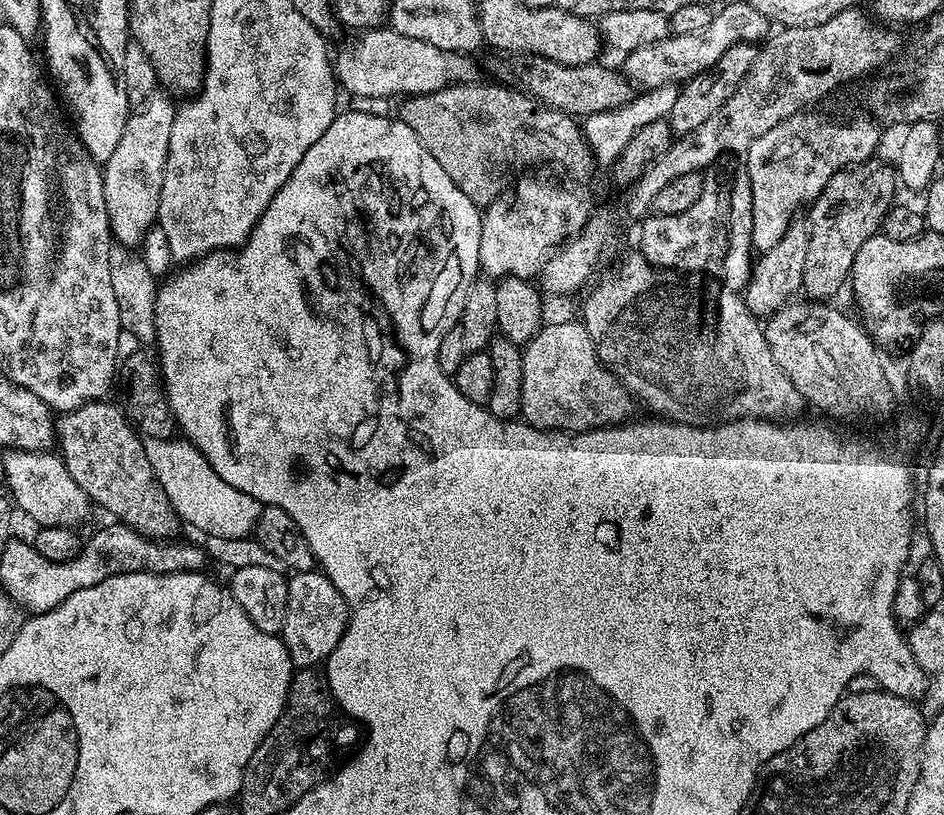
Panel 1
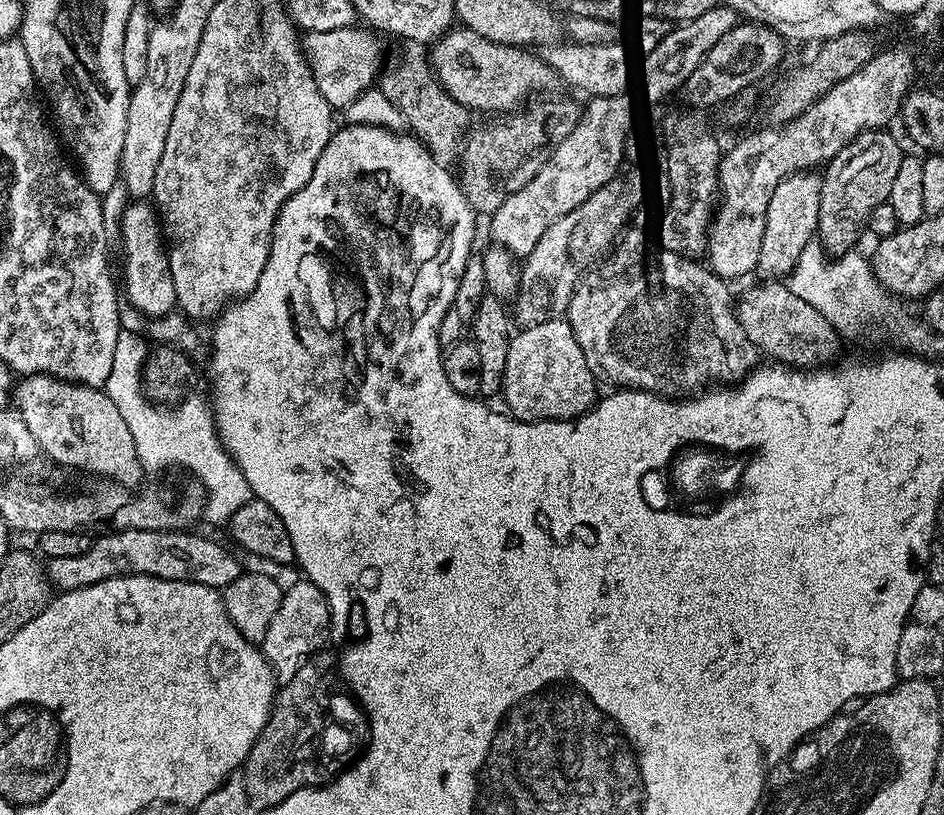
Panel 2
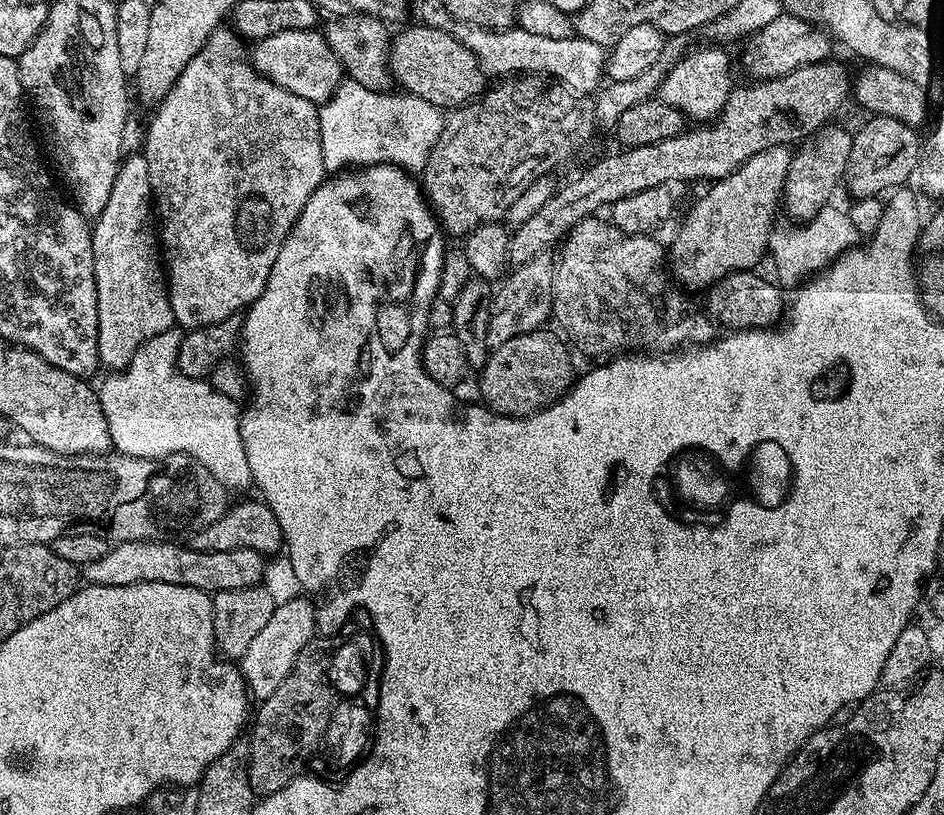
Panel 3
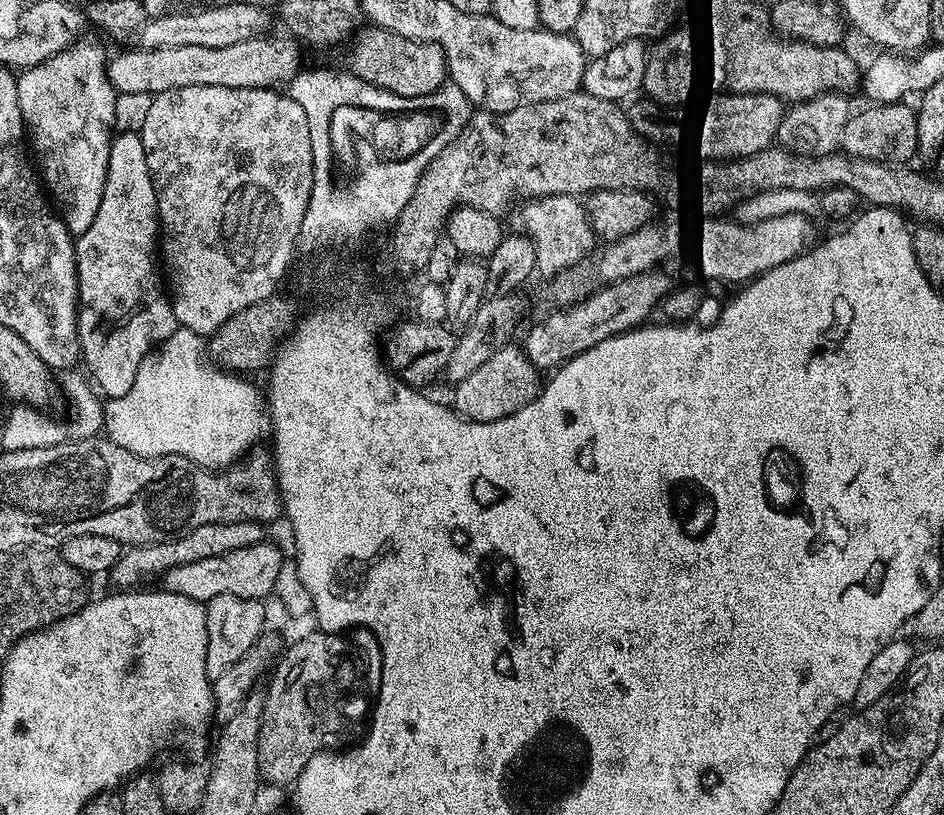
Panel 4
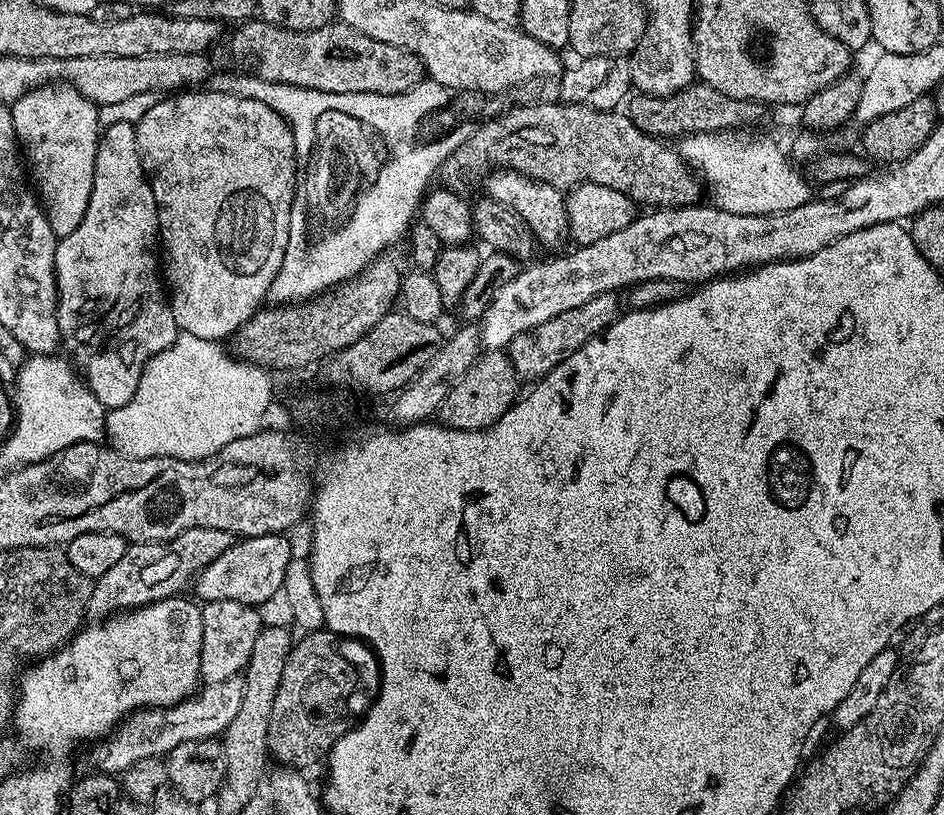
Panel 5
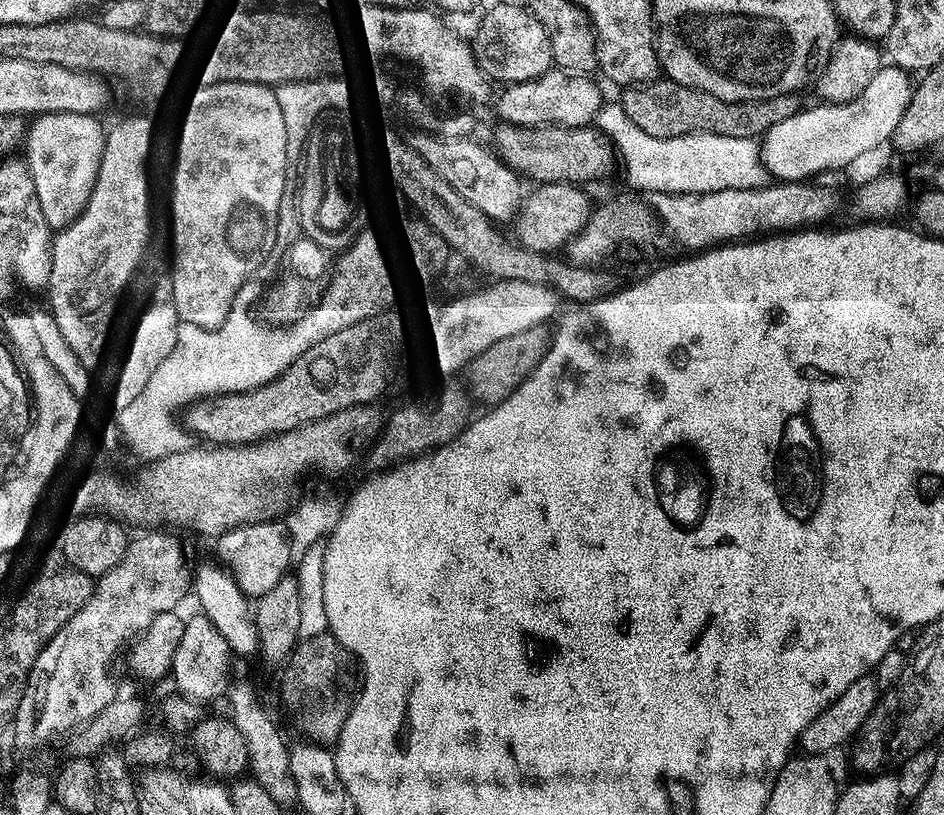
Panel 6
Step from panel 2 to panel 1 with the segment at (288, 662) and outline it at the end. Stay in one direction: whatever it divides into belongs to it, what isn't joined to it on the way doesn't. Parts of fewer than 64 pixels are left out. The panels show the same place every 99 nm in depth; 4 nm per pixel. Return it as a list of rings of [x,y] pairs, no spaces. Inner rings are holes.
[[[319,570],[294,572],[288,576],[288,597],[286,598],[286,618],[282,622],[279,635],[297,669],[316,668],[323,665],[328,655],[338,646],[348,625],[350,609],[344,596],[330,582],[330,578]]]

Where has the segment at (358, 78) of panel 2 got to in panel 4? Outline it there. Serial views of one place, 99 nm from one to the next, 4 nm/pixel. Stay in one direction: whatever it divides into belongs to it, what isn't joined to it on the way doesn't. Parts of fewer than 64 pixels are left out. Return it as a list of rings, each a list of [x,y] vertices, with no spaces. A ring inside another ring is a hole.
[[[251,36],[246,42],[237,42],[235,46],[178,46],[177,48],[133,47],[133,52],[120,52],[113,60],[107,61],[108,77],[117,93],[128,96],[144,96],[185,88],[186,86],[226,86],[227,88],[271,88],[288,86],[292,79],[302,71],[300,64],[301,45],[292,36]]]

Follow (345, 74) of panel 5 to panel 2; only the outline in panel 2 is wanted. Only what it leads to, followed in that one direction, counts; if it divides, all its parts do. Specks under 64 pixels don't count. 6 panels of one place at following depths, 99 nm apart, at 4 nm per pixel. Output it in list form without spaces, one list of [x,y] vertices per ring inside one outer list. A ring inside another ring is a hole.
[[[456,26],[431,45],[430,59],[437,83],[450,98],[469,110],[478,108],[482,112],[508,114],[533,98],[551,93],[548,91],[558,84],[558,73],[548,65],[547,59],[539,60],[531,52],[515,44],[490,42],[490,38],[482,38],[474,30]]]

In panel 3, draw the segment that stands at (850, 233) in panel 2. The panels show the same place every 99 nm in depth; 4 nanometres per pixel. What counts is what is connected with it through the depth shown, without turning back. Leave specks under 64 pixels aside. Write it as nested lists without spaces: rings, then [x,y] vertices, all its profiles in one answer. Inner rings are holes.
[[[872,116],[860,129],[855,129],[852,138],[852,157],[846,173],[846,185],[848,184],[849,190],[853,192],[853,197],[875,196],[887,193],[897,186],[907,185],[908,179],[911,176],[913,179],[920,163],[920,134],[906,122],[898,122],[898,118],[889,116]]]

